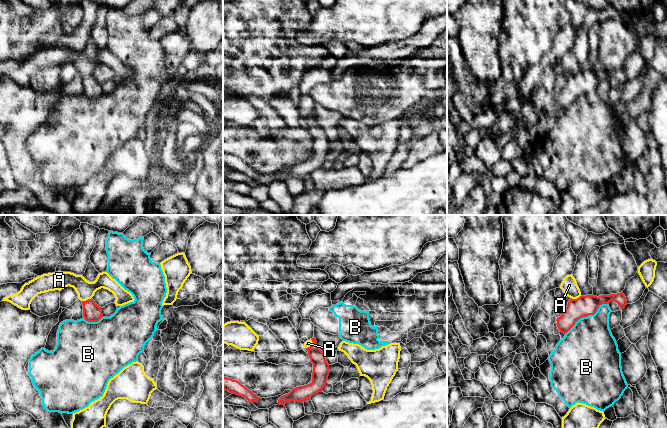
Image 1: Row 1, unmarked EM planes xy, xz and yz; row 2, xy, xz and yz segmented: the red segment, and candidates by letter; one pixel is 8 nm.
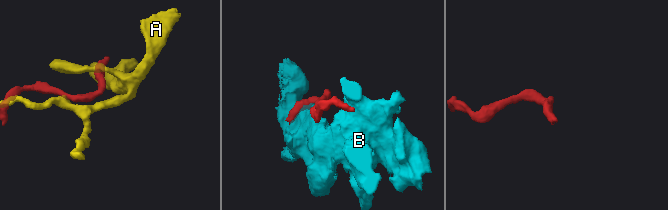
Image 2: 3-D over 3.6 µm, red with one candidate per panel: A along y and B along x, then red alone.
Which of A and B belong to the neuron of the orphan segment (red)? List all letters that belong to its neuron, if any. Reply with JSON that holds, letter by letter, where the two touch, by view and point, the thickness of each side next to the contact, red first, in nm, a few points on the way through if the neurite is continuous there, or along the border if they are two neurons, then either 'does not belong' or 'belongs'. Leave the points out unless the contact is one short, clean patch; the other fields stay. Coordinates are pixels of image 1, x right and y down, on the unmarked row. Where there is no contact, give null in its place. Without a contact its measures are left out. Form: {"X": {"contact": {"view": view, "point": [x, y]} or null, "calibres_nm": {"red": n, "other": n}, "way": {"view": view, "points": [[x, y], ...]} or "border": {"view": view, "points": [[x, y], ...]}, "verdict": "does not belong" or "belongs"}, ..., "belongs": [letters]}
{"A": {"contact": {"view": "xy", "point": [86, 76]}, "calibres_nm": {"red": 150, "other": 140}, "way": {"view": "xy", "points": [[92, 88], [86, 76], [85, 65]]}, "verdict": "belongs"}, "B": {"contact": {"view": "yz", "point": [586, 92]}, "calibres_nm": {"red": 160, "other": 420}, "verdict": "does not belong"}, "belongs": ["A"]}

